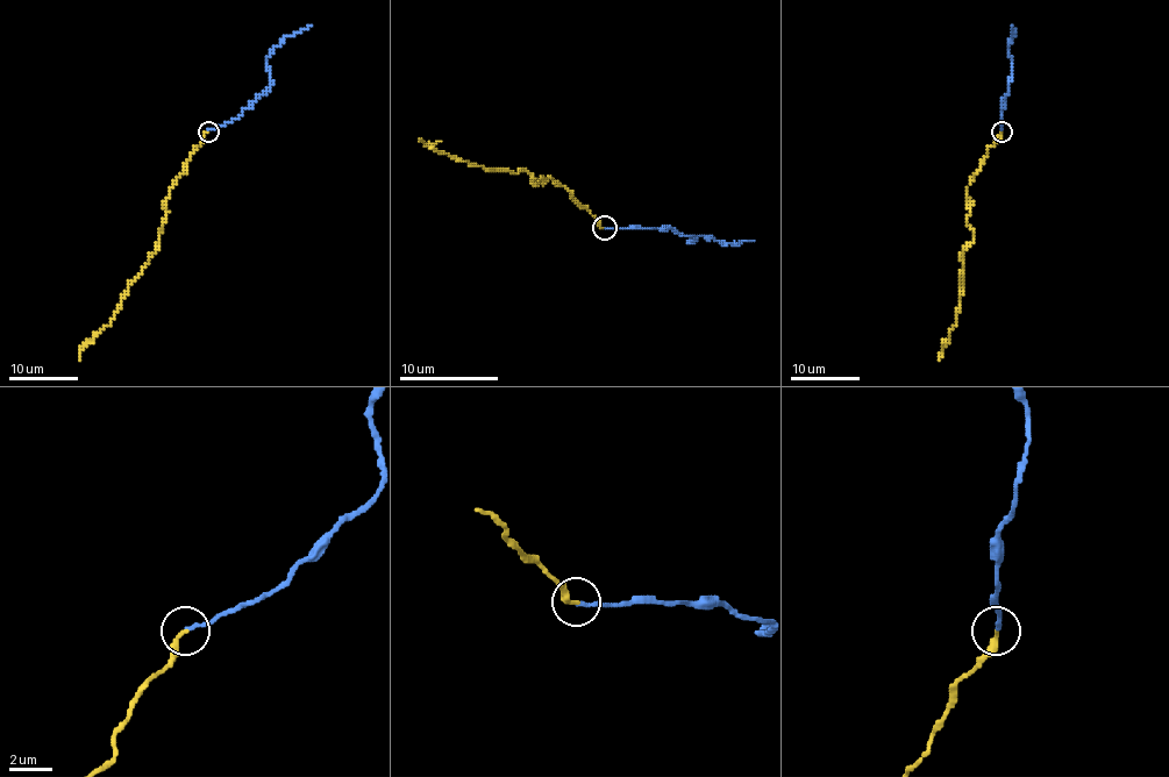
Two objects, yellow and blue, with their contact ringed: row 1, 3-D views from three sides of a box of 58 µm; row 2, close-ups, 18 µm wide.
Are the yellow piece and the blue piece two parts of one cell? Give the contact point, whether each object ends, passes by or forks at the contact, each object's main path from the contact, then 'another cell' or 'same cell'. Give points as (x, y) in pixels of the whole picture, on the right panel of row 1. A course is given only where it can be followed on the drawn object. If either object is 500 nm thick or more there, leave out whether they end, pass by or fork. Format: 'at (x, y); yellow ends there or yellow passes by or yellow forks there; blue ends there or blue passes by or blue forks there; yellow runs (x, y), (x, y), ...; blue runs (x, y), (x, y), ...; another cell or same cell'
at (1002, 132); yellow ends there; blue ends there; yellow runs (1002, 132), (968, 186), (968, 225), (973, 232), (973, 242), (962, 252), (959, 311), (940, 360); blue runs (1002, 129), (1011, 25); same cell

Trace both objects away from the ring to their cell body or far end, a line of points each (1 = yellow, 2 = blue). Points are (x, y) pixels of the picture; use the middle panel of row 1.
1: (605, 228), (553, 178), (541, 178), (535, 186), (526, 171), (473, 166), (439, 154), (419, 138)
2: (605, 228), (675, 228), (695, 235), (690, 241), (712, 235), (721, 243), (754, 241)

